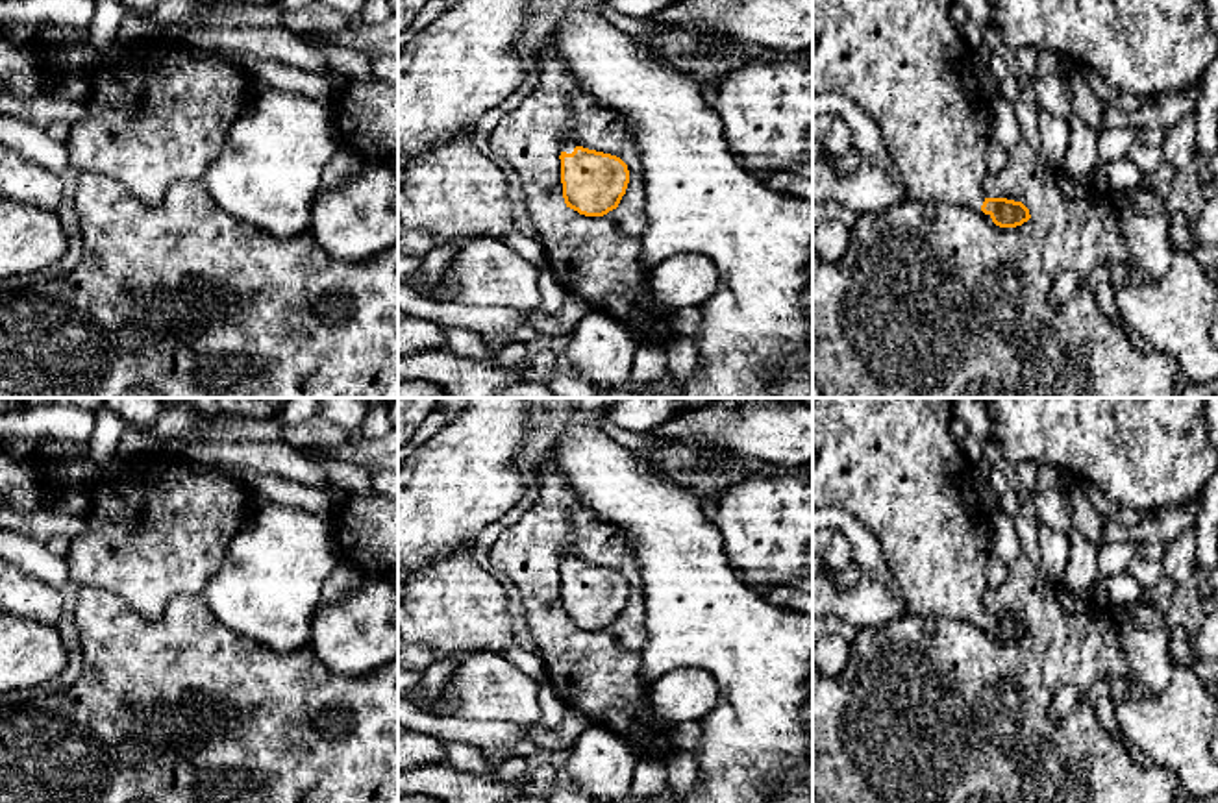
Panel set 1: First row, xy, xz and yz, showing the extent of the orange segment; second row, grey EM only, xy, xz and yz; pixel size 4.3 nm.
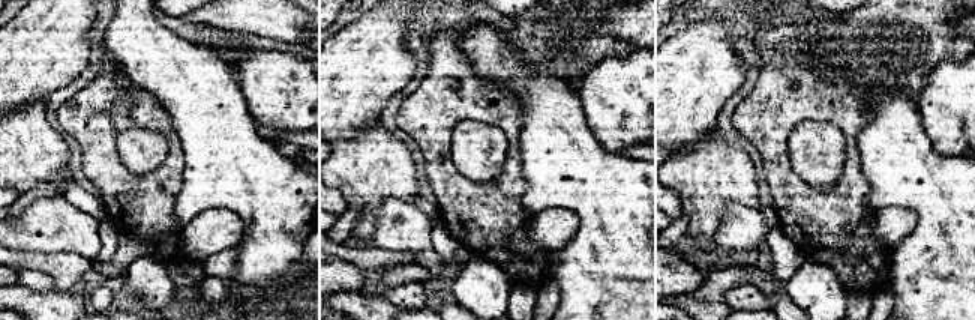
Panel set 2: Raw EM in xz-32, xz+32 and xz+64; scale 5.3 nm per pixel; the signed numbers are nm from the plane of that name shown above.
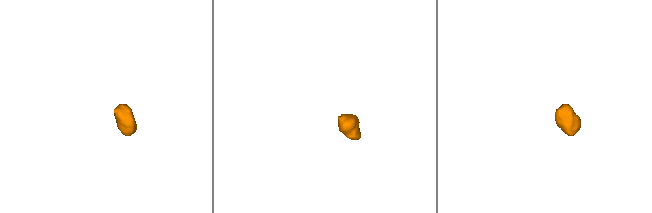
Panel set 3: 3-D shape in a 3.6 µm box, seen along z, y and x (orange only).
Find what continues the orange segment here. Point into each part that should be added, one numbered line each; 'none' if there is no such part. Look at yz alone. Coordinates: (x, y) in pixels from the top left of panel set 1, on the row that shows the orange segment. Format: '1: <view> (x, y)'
1: yz (906, 63)

